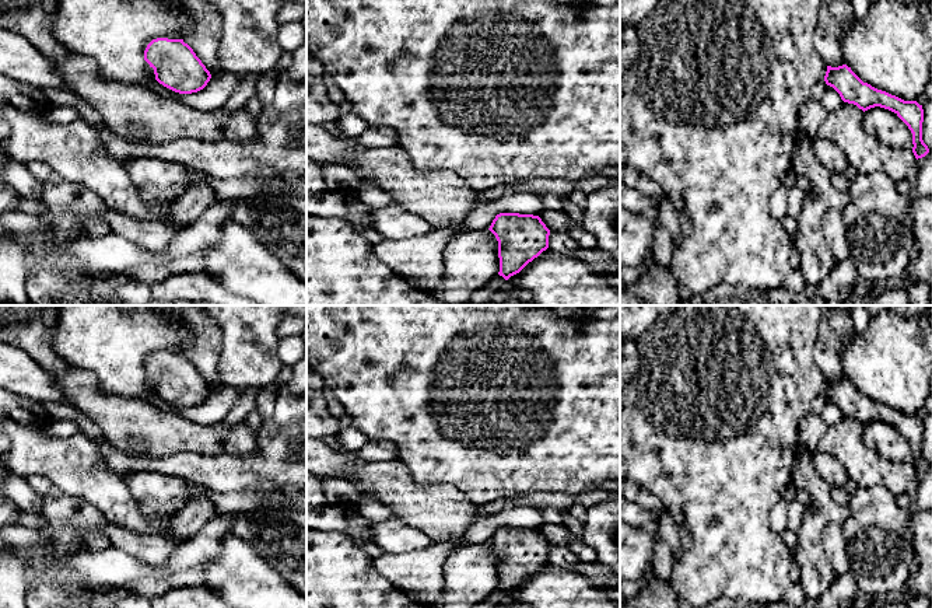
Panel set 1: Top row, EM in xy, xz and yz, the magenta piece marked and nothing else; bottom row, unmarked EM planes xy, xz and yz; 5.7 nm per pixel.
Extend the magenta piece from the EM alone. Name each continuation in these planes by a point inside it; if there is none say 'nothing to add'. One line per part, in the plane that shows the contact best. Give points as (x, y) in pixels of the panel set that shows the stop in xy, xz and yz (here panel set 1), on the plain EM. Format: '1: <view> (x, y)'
nothing to add

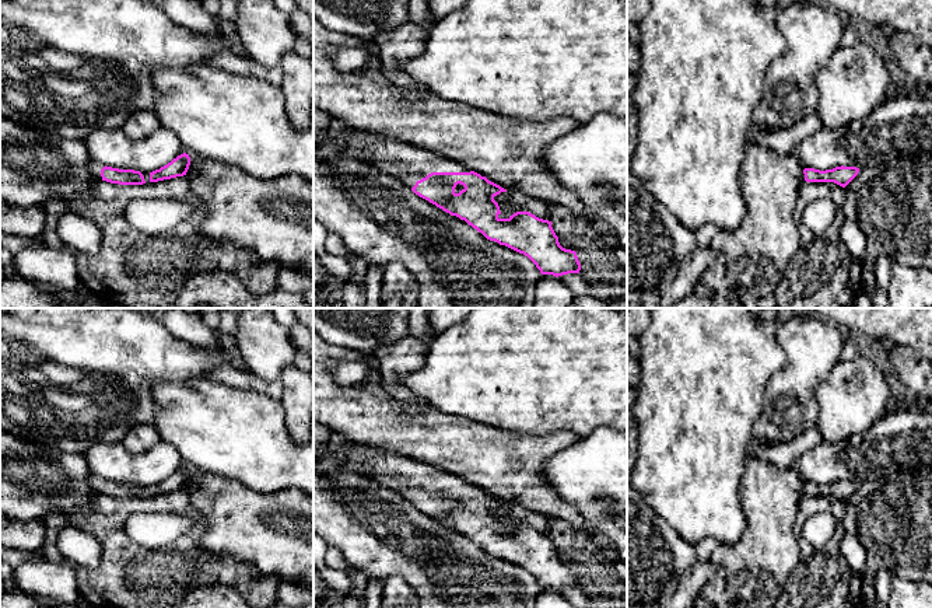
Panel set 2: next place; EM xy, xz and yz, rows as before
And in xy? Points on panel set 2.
1: xy (94, 481)

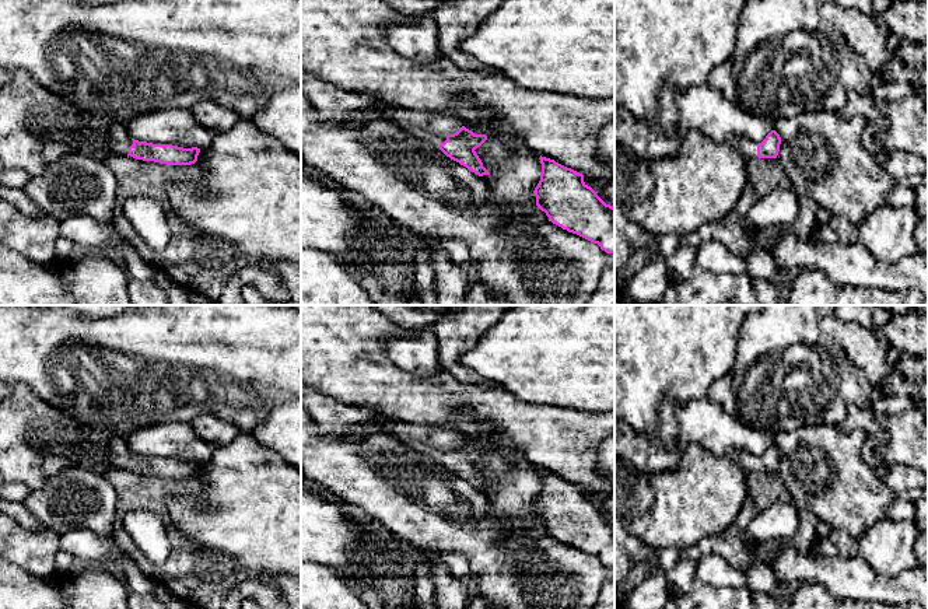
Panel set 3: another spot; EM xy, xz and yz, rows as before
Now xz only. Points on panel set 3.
1: xz (433, 441)

